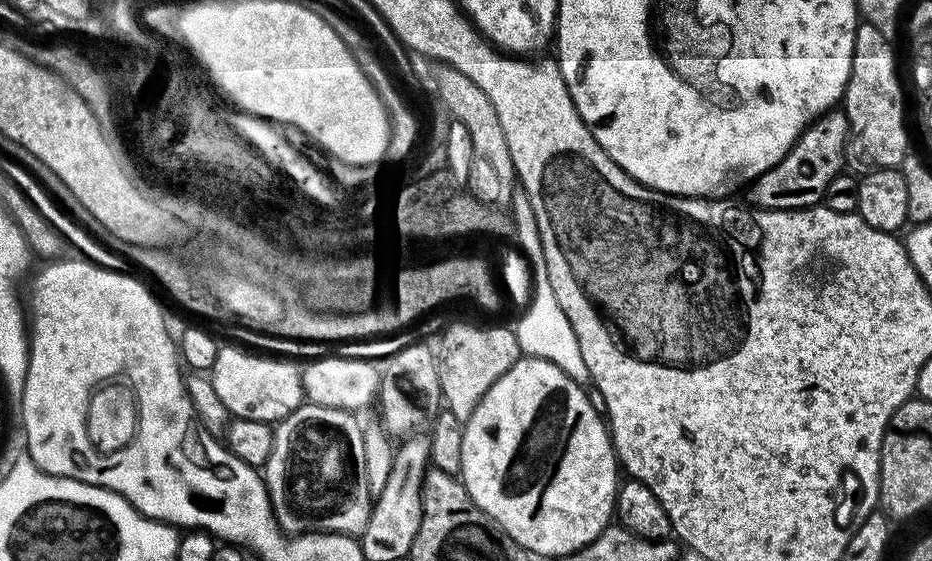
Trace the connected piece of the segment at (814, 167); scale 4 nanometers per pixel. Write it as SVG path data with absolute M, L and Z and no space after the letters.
M842 110L826 112L797 140L782 162L747 185L747 203L753 208L765 208L771 212L817 207L829 195L837 176L845 171L844 155L847 157L849 152L848 115Z

